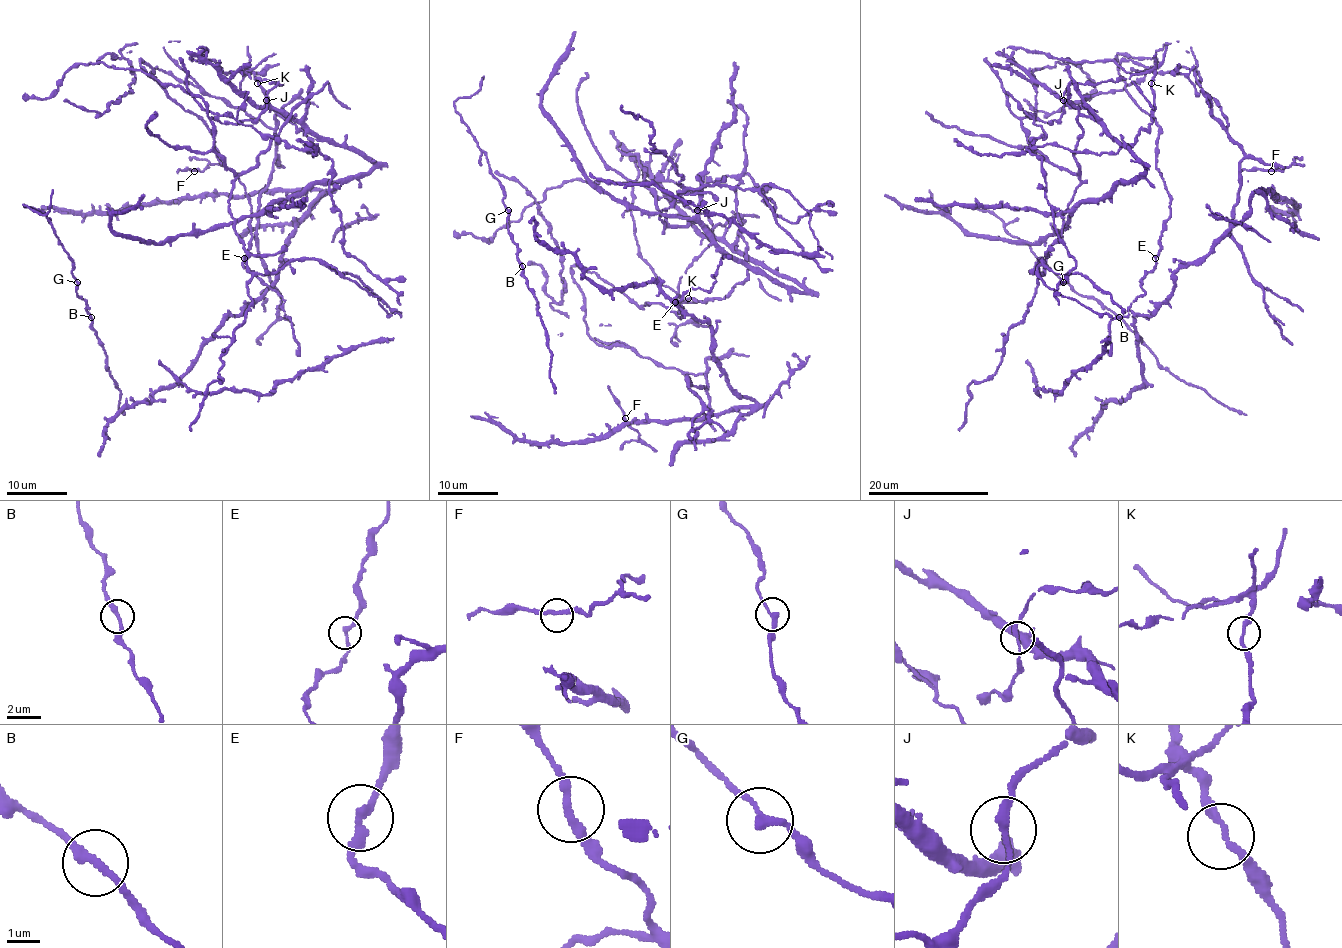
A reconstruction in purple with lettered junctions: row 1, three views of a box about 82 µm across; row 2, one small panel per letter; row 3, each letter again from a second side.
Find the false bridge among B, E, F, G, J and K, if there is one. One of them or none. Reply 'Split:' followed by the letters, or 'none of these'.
Split: none of these

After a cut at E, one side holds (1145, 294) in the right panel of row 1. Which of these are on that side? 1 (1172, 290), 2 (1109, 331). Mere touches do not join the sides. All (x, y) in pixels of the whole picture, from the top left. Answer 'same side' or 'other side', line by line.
1: other side
2: same side

